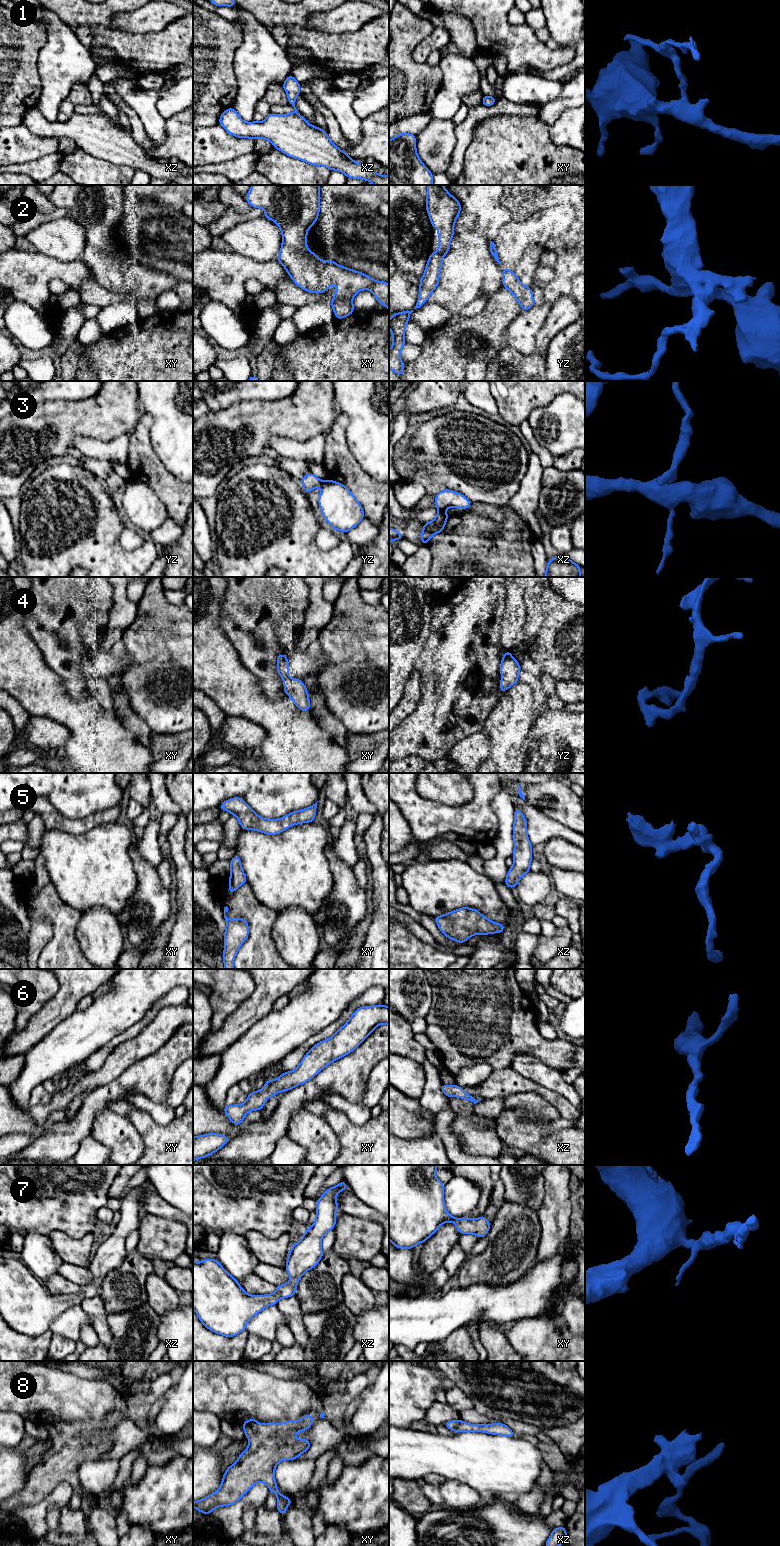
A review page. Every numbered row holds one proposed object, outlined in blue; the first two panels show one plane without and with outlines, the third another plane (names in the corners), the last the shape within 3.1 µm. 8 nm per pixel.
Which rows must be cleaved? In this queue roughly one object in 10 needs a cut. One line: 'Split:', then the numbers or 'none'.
Split: 3

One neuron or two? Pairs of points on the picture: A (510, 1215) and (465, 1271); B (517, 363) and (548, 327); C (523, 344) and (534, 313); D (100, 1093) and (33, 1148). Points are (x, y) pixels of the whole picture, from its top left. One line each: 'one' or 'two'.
A: one
B: one
C: one
D: one

